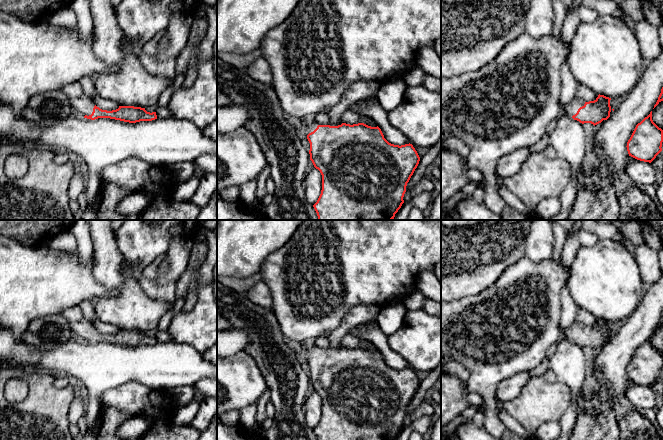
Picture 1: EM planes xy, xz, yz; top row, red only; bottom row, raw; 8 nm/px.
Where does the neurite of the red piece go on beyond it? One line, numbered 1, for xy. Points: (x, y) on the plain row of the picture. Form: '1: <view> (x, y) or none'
1: xy (82, 328)

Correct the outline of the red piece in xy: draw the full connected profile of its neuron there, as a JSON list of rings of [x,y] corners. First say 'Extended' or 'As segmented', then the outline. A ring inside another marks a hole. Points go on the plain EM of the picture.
Extended. [[[78,306],[65,309],[60,315],[67,319],[74,336],[87,343],[95,344],[98,342],[110,342],[129,347],[157,343],[156,336],[150,337],[147,336],[145,332],[141,331],[119,330],[118,333],[112,335],[102,334],[84,318],[83,313]]]

